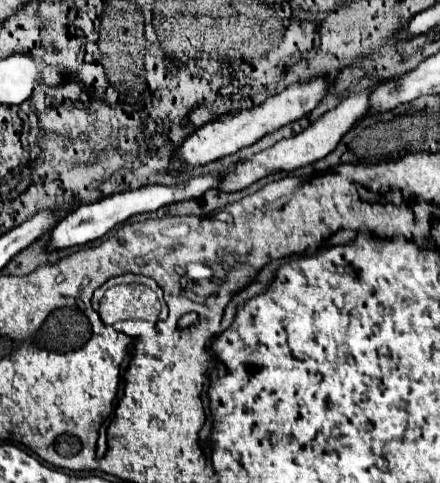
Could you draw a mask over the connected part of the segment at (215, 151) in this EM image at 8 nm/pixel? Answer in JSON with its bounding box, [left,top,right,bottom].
[177,79,329,167]

